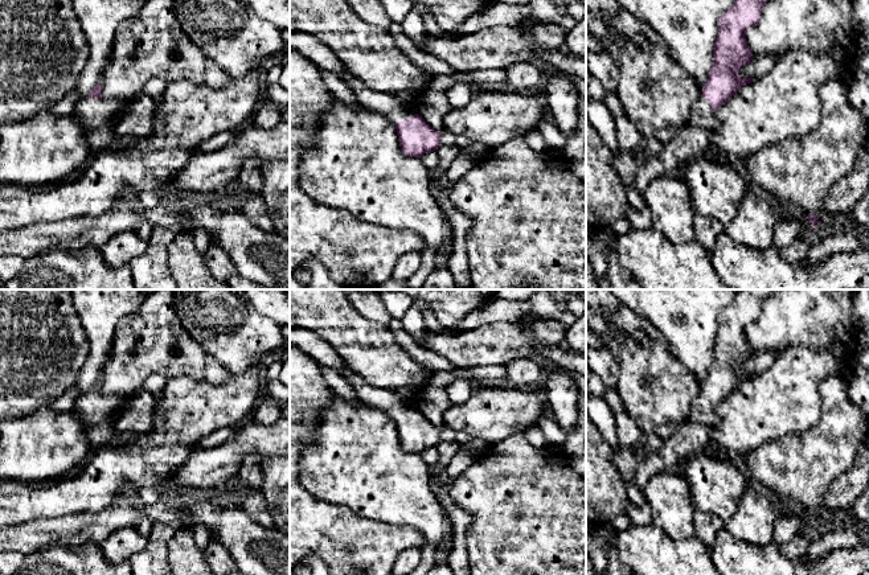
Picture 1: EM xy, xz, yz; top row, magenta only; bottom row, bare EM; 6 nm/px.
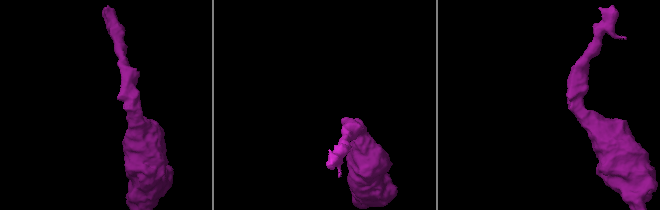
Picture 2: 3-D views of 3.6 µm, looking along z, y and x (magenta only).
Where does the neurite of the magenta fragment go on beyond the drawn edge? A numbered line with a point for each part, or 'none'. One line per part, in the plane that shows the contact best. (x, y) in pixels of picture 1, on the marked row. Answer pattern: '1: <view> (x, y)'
1: xz (396, 110)

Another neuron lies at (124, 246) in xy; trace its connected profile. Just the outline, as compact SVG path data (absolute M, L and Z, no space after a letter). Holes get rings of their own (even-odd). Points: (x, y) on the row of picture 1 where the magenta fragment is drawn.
M126 230L115 234L101 247L101 255L110 267L122 267L144 254L148 242L136 231Z

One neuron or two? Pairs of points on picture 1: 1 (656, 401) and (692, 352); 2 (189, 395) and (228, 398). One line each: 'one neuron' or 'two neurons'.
1: two neurons
2: one neuron

